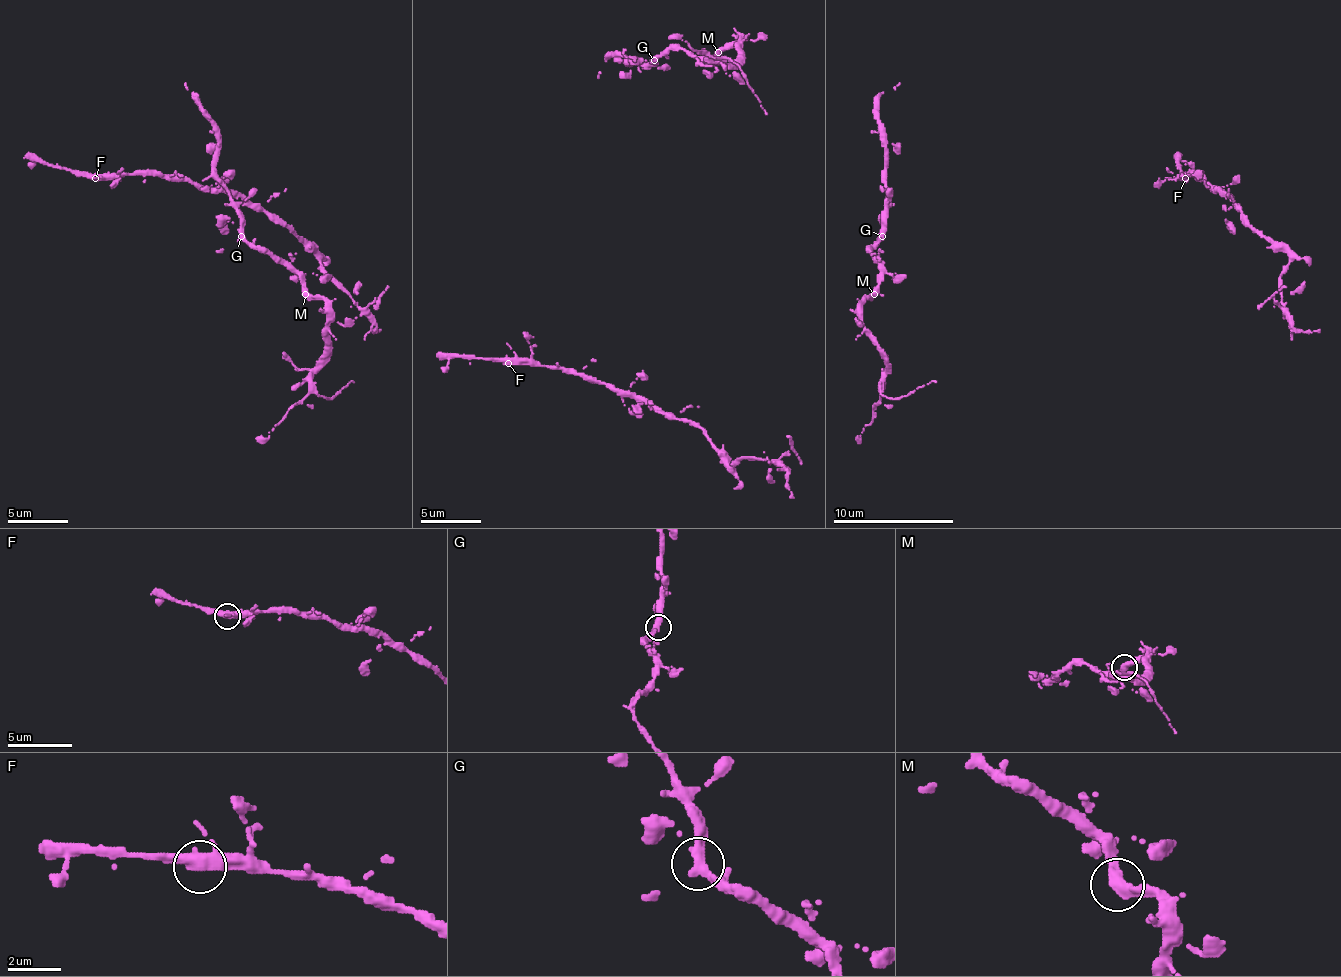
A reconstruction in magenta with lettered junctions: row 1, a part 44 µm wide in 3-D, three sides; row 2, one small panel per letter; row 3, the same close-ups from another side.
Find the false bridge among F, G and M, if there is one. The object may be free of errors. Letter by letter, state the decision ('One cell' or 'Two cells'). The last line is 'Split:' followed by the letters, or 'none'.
F: One cell
G: One cell
M: One cell
Split: none

